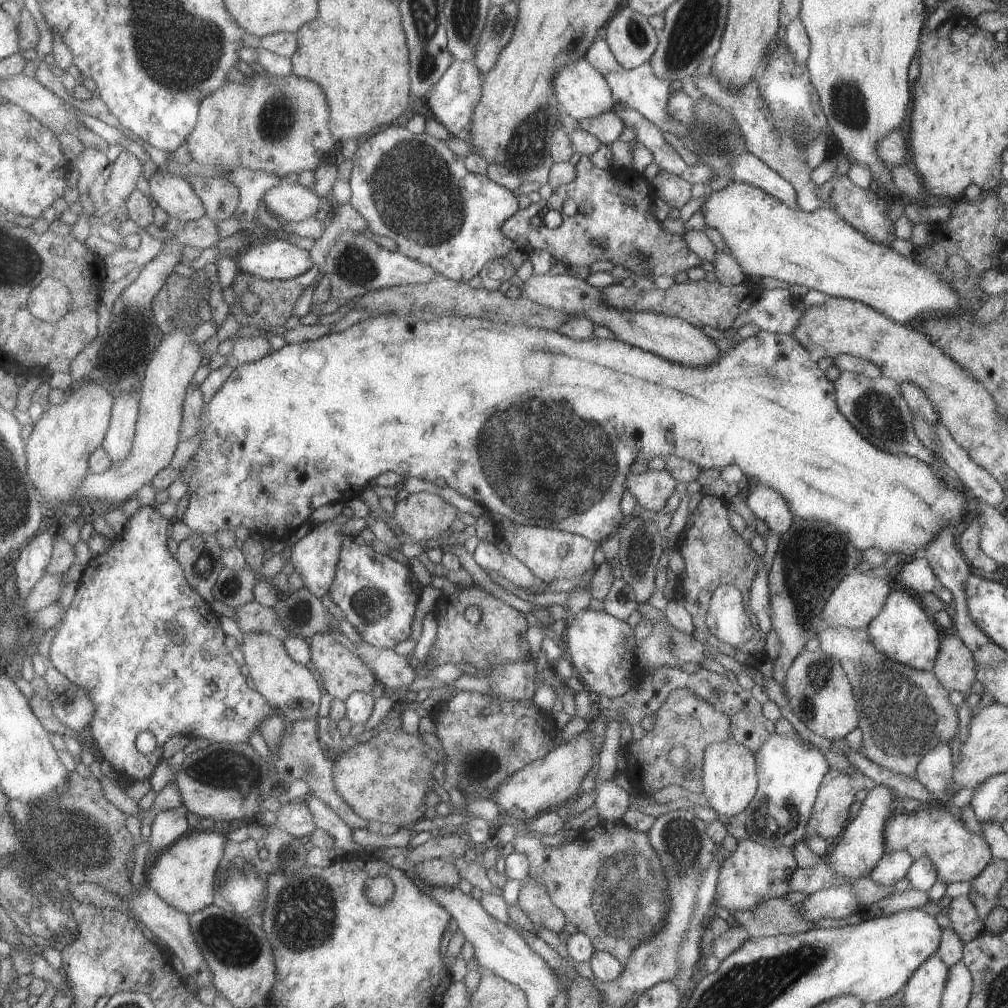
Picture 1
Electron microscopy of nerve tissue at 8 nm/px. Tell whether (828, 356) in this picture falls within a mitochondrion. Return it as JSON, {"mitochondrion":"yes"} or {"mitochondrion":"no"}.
{"mitochondrion":"no"}

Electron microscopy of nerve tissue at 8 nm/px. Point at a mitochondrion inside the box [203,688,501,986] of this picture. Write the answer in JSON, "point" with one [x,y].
{"point":[304,917]}

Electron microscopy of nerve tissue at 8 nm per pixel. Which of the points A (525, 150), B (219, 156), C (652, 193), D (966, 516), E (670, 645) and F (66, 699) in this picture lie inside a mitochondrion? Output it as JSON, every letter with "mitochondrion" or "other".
{"A":"mitochondrion","B":"other","C":"other","D":"other","E":"mitochondrion","F":"other"}

